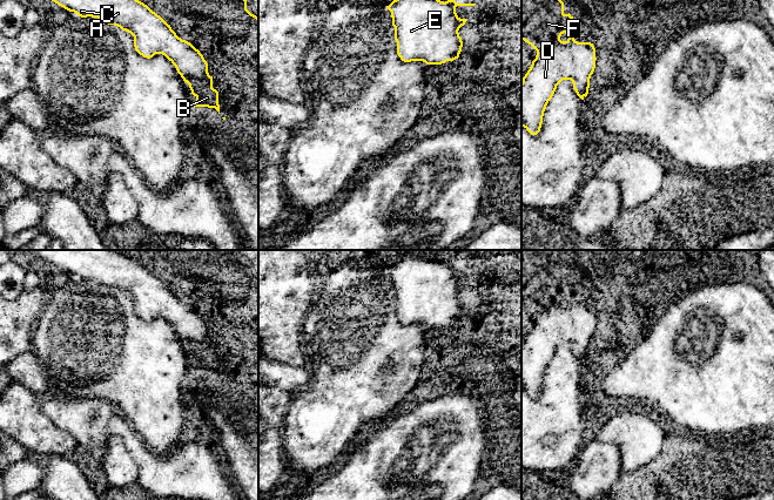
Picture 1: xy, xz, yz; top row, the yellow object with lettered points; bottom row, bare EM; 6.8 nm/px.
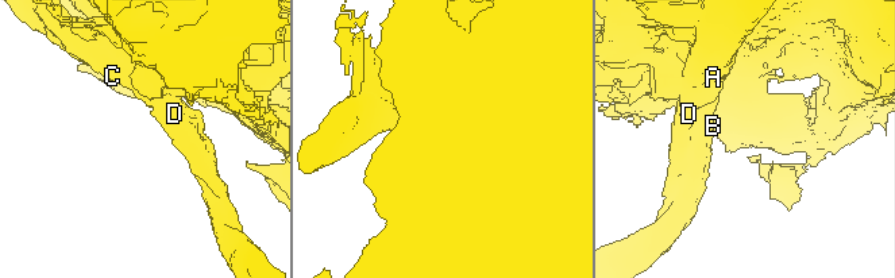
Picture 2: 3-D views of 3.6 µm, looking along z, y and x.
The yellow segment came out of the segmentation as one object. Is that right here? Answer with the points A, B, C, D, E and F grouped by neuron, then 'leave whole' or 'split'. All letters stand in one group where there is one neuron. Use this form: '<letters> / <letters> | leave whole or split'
A B C D E / F | split

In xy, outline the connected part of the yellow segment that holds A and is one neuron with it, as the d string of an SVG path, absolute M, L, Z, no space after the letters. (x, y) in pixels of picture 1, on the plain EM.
M33 250L47 262L54 264L59 269L69 275L76 276L81 281L97 281L108 288L120 290L122 293L130 296L134 299L135 313L143 320L150 322L155 317L164 318L176 331L180 337L180 331L190 325L193 313L188 311L182 302L176 298L171 290L147 268L136 263L133 258L119 252L117 250Z

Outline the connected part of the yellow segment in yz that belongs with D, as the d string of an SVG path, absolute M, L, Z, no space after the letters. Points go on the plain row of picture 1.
M537 320L521 344L521 390L531 398L540 394L544 374L563 344L559 330L543 327Z

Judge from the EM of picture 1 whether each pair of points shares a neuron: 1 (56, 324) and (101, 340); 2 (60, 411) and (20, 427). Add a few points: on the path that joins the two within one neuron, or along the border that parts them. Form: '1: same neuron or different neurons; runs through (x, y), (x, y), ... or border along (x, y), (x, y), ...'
1: same neuron; runs through (67, 331), (79, 340), (91, 340)
2: different neurons; border along (39, 397), (39, 407), (60, 428), (68, 432)

